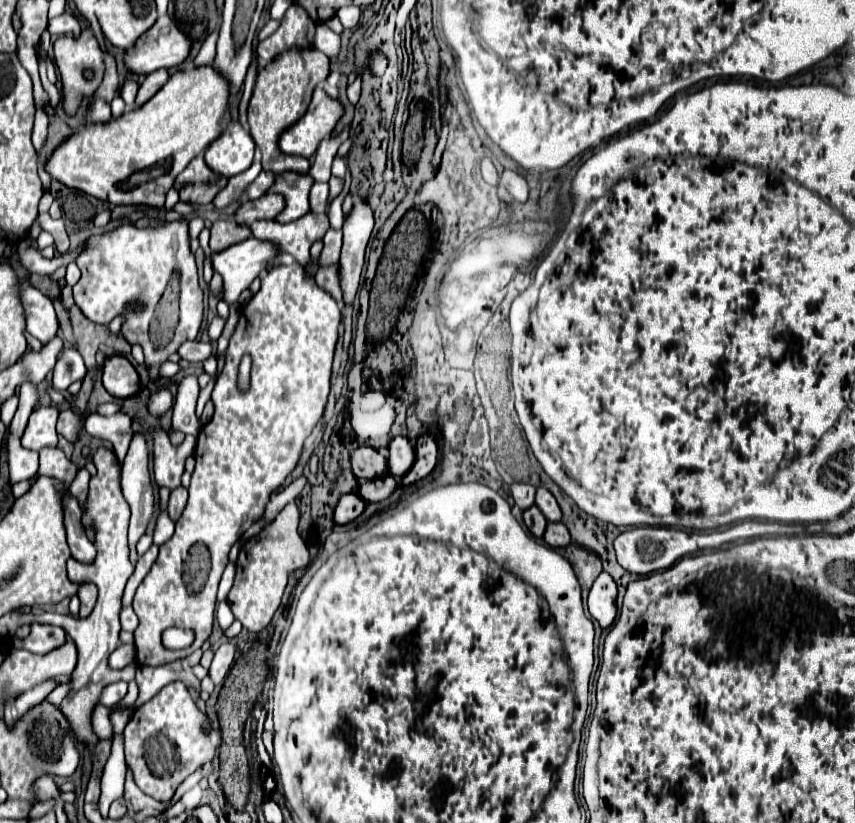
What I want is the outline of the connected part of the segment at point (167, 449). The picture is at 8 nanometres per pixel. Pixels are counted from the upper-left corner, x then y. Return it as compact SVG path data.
M153 432L153 472L159 486L179 488L185 472L185 460L195 452L197 437L186 435L181 446L169 442L167 432Z

